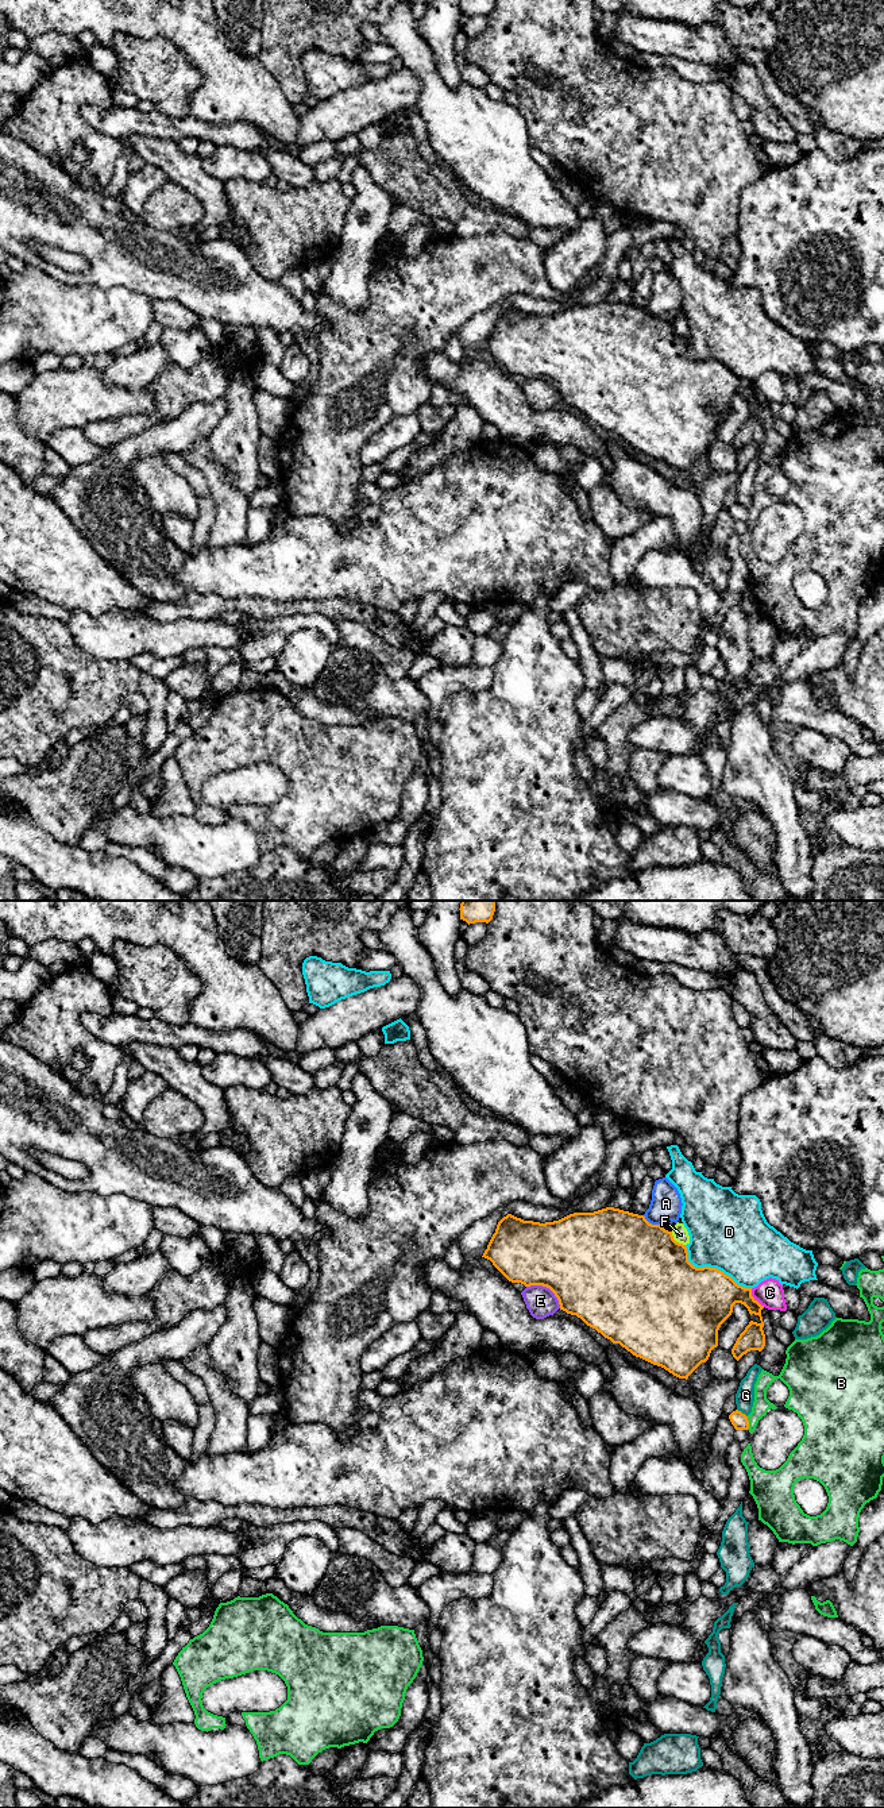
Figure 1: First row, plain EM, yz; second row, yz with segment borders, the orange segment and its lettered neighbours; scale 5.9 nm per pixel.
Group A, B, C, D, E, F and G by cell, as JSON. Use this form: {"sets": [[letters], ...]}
{"sets": [["A"], ["B"], ["C"], ["D"], ["E"], ["F"], ["G"]]}

